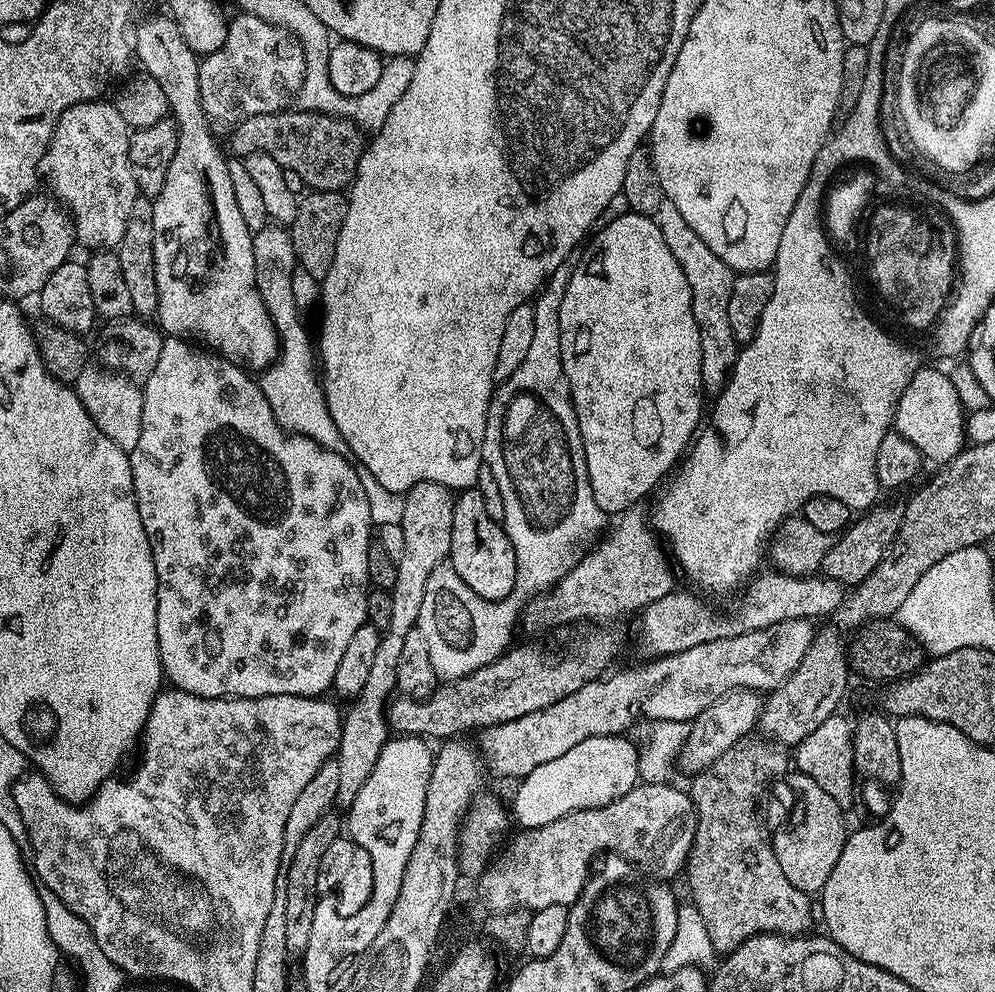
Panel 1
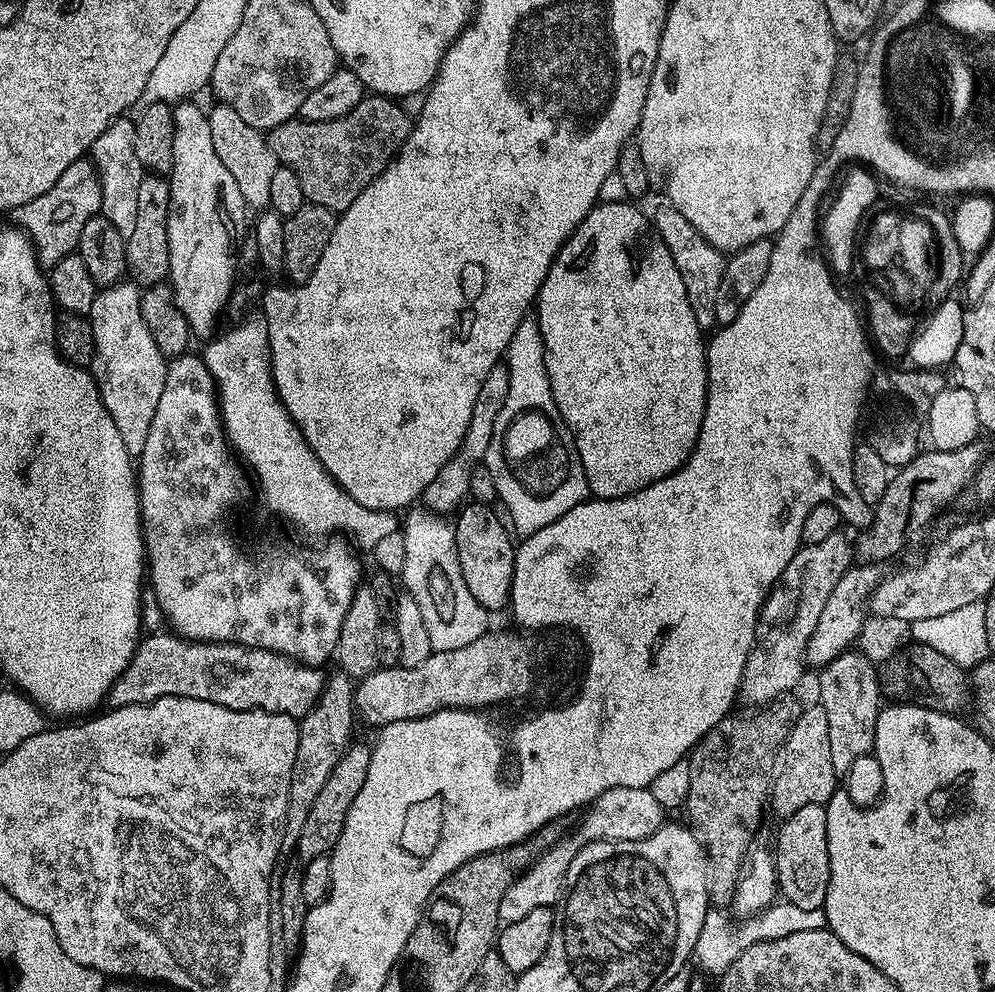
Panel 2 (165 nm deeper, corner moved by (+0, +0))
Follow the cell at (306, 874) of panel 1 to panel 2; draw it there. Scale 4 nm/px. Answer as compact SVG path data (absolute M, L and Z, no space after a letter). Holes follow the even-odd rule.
M353 742L338 758L338 766L330 770L330 778L318 790L318 798L314 798L314 806L310 806L310 814L306 814L306 822L302 822L302 834L296 843L295 855L307 862L319 856L328 856L332 847L338 842L342 830L346 826L346 814L350 814L350 802L362 790L362 782L366 782L366 770L370 770L372 749L366 743Z

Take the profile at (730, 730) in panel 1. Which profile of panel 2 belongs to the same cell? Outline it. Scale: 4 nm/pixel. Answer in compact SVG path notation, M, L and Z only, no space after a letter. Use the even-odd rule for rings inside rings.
M845 531L835 532L821 542L801 545L790 560L781 579L787 589L795 593L793 610L787 620L769 627L764 635L753 645L743 667L743 678L740 679L739 699L755 706L768 704L771 700L783 696L800 680L806 661L805 648L817 629L823 607L830 598L831 591L849 570L854 562L854 544L845 535ZM744 700L744 701L743 701Z

